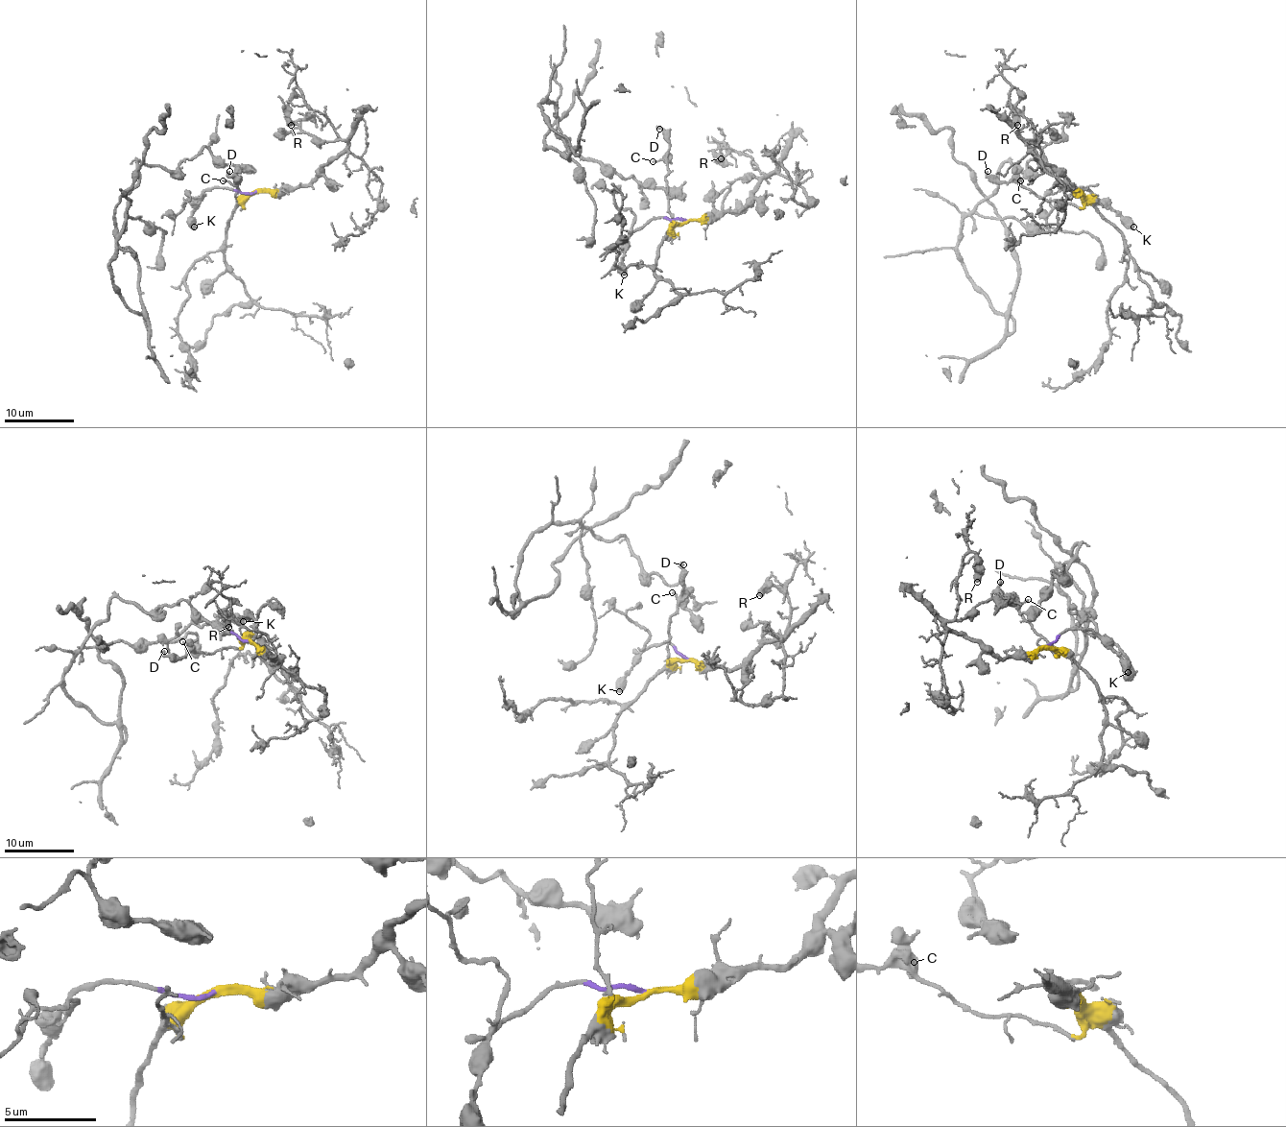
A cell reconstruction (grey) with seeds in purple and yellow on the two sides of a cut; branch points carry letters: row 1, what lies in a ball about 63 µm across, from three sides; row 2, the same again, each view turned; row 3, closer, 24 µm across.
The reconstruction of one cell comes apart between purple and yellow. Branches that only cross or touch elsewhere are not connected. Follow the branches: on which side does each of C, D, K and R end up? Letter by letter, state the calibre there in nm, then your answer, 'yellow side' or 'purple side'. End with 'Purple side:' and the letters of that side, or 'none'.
C: 110 nm | yellow side
D: 220 nm | yellow side
K: 650 nm | purple side
R: 600 nm | yellow side
Purple side: K

